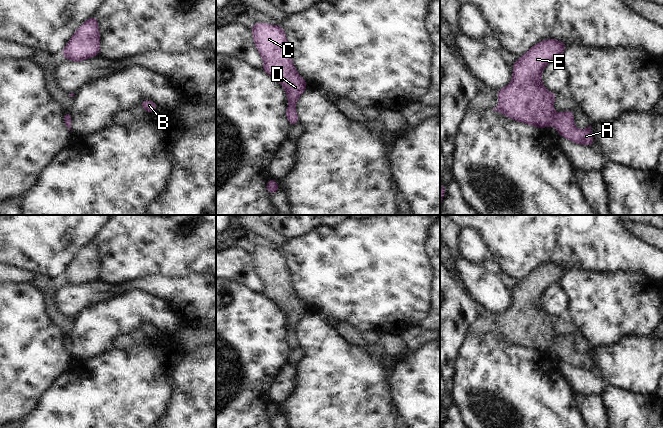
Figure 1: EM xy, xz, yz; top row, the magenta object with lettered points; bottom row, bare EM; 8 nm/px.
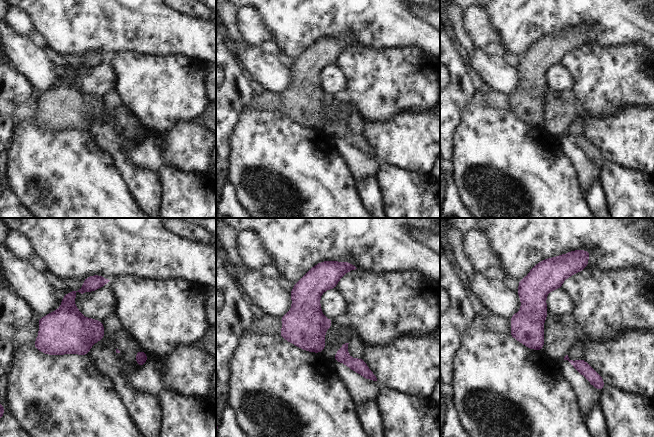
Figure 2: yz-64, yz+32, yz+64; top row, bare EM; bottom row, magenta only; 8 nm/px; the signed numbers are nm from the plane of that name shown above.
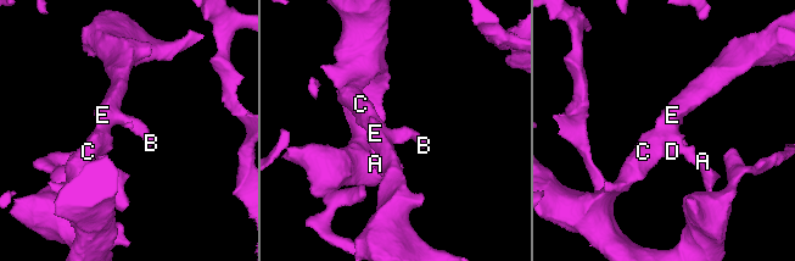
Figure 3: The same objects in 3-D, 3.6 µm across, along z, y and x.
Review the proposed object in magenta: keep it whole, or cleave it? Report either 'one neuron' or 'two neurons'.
one neuron

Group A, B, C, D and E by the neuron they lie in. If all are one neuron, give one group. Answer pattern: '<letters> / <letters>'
A B C D E

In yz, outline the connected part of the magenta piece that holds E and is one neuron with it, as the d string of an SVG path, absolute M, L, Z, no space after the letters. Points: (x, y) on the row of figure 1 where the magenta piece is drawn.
M547 39L533 45L512 65L511 82L498 89L499 104L493 111L530 126L555 126L559 135L575 144L593 145L591 125L579 130L574 125L574 112L556 113L556 93L548 91L542 83L542 71L548 63L559 60L568 44Z

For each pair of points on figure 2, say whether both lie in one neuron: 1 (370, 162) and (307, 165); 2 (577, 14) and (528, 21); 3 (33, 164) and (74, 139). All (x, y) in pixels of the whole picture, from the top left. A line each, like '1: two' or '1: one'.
1: two
2: one
3: one

